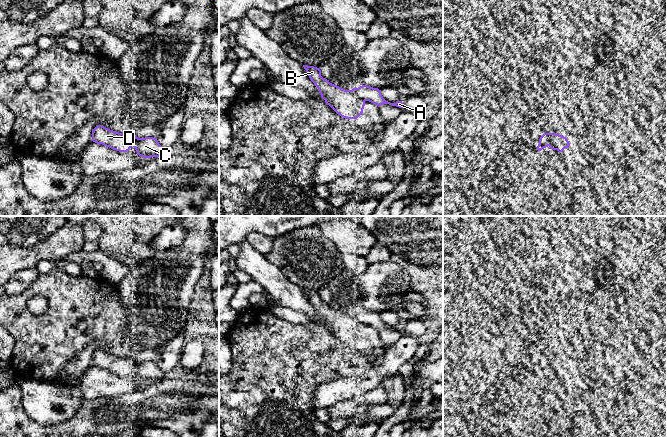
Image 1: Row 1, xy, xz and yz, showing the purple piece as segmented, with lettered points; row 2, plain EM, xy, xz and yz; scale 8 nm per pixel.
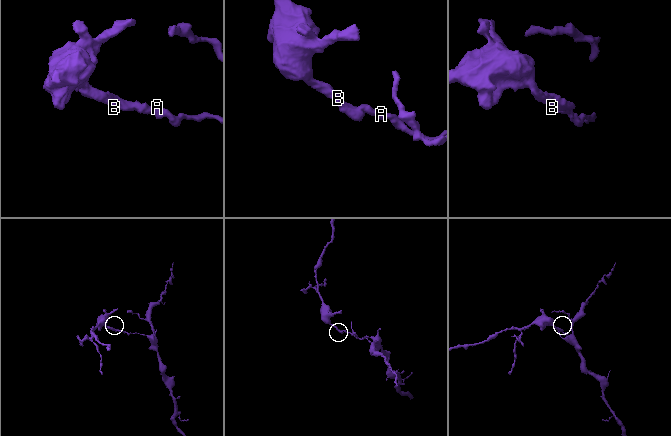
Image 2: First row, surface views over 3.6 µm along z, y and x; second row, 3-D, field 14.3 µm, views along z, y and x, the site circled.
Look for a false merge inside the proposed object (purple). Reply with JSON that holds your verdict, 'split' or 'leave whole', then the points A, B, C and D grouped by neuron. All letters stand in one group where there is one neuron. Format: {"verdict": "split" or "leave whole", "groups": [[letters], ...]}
{"verdict": "split", "groups": [["A", "C"], ["B", "D"]]}

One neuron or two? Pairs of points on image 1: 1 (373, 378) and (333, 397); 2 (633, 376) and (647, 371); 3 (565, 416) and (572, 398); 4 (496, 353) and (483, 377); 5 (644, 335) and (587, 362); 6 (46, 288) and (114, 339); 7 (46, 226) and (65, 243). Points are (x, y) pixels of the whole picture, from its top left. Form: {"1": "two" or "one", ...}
{"1": "one", "2": "two", "3": "two", "4": "one", "5": "one", "6": "one", "7": "two"}

